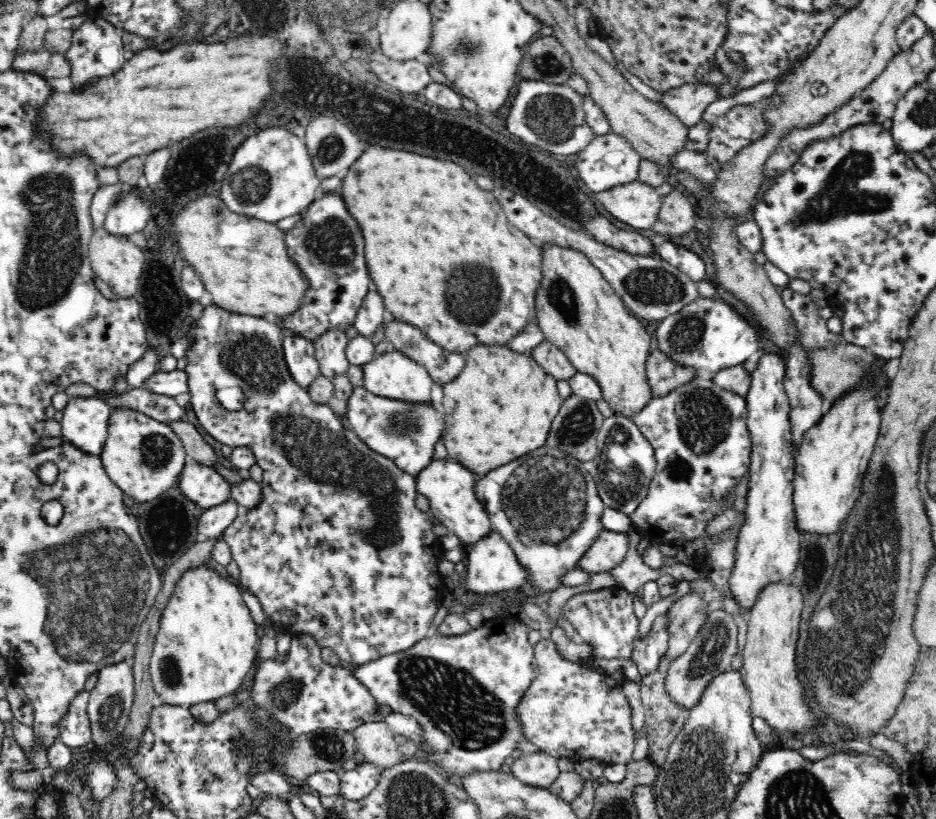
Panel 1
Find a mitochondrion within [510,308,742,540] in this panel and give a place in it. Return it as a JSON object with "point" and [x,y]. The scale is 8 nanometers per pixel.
{"point":[704,416]}

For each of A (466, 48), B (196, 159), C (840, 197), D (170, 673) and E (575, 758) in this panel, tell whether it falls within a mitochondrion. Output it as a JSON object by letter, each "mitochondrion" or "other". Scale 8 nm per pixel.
{"A":"mitochondrion","B":"mitochondrion","C":"mitochondrion","D":"mitochondrion","E":"other"}

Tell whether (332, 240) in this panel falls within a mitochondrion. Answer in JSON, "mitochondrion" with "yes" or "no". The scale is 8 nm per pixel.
{"mitochondrion":"yes"}

